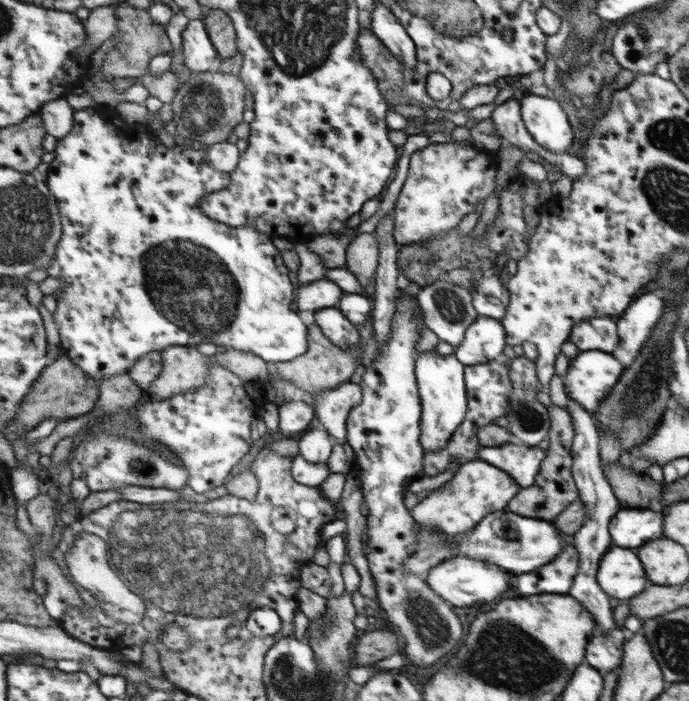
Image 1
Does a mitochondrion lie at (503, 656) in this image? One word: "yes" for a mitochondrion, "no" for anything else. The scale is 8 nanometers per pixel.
yes

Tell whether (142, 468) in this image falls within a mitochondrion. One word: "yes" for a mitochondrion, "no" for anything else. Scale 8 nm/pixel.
yes

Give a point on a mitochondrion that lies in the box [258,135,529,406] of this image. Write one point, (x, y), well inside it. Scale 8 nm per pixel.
(451, 306)

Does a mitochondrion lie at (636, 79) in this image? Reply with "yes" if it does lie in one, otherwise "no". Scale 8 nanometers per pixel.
no

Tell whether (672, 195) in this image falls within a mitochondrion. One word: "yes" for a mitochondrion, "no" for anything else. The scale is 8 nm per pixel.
yes

